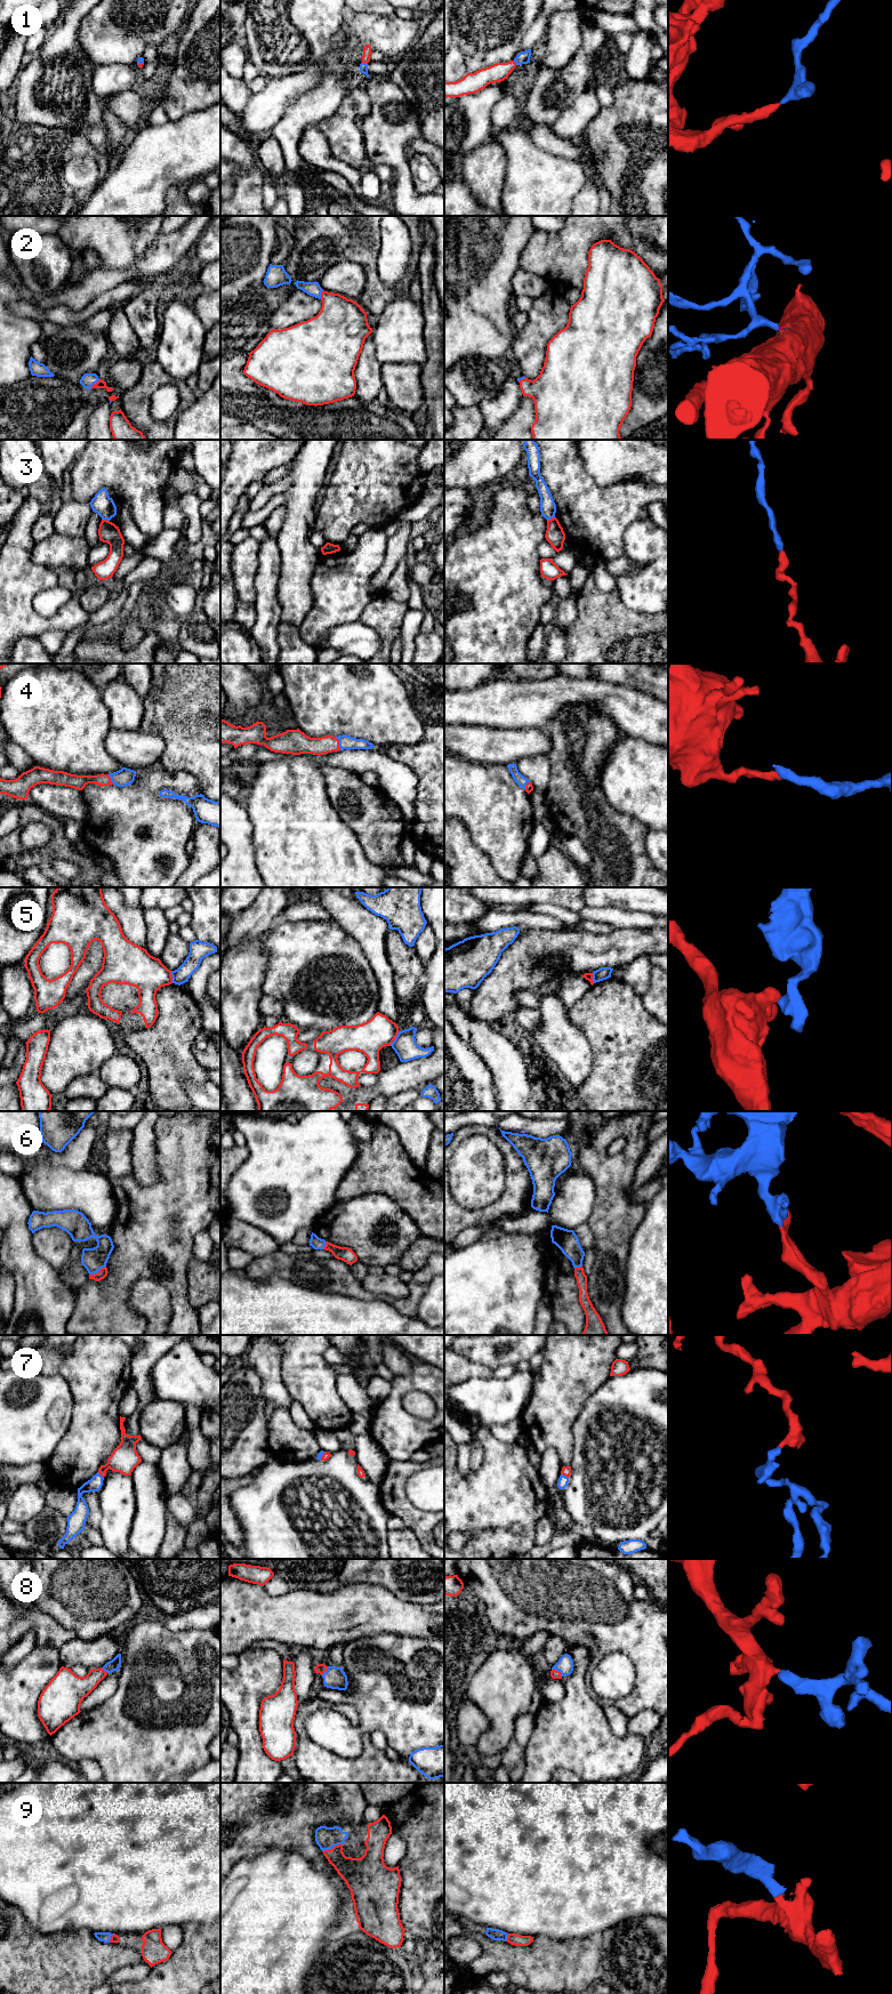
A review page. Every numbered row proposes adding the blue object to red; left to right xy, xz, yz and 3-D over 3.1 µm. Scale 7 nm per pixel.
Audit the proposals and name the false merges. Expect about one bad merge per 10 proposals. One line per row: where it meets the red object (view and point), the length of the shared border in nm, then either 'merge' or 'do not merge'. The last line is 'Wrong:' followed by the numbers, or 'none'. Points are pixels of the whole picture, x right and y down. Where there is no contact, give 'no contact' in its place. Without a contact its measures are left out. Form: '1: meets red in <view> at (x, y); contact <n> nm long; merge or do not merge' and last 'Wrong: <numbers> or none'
1: meets red in xz at (364, 62); contact 40 nm long; merge
2: meets red in xy at (94, 384); contact 100 nm long; merge
3: meets red in xy at (105, 520); contact 60 nm long; do not merge
4: meets red in xz at (338, 744); contact 100 nm long; merge
5: meets red in xz at (394, 1038); contact 120 nm long; do not merge
6: meets red in xy at (98, 1271); contact 140 nm long; merge
7: meets red in yz at (564, 1474); contact 70 nm long; merge
8: meets red in yz at (559, 1671); contact 90 nm long; merge
9: meets red in xz at (332, 1848); contact 160 nm long; merge
Wrong: 3, 5

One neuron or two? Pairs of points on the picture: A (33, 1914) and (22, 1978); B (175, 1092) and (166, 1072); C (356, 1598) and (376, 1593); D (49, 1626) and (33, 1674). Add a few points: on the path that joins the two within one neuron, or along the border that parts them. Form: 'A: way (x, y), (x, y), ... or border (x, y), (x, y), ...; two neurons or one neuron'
A: border (13, 1906), (38, 1930), (45, 1934), (57, 1932); two neurons
B: way (170, 1087), (168, 1085), (168, 1077); one neuron
C: way (361, 1598), (371, 1598); one neuron
D: border (35, 1646), (55, 1647), (58, 1649); two neurons

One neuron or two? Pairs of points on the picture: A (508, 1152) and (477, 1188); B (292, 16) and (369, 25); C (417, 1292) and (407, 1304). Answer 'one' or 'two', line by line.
A: two
B: two
C: one

